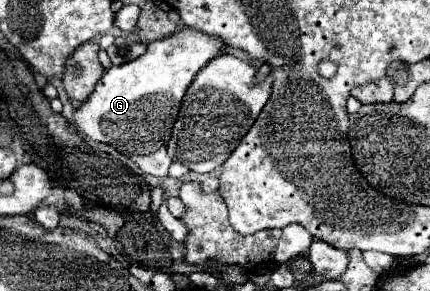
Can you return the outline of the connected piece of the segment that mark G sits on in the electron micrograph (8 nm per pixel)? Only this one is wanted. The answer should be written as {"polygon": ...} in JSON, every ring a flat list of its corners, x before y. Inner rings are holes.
{"polygon":[[183,28,165,40,151,42,145,54,121,66,111,66,103,74,89,98,75,108,75,126,83,130,87,138,111,144,129,156,145,174,167,176,171,162,167,142,185,90,197,70,223,50,225,44,221,40,195,28]]}

